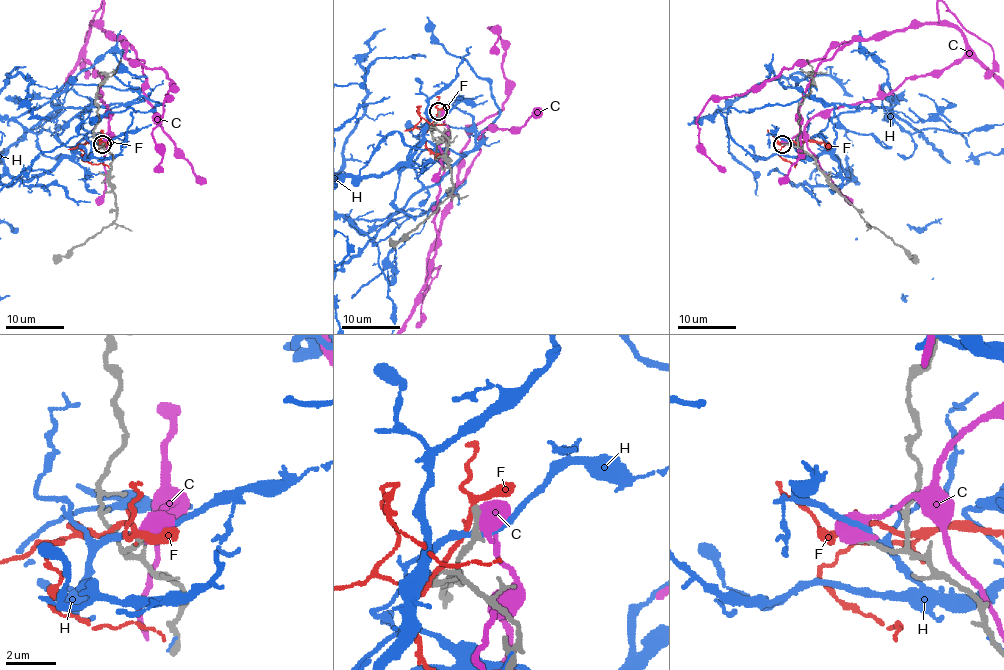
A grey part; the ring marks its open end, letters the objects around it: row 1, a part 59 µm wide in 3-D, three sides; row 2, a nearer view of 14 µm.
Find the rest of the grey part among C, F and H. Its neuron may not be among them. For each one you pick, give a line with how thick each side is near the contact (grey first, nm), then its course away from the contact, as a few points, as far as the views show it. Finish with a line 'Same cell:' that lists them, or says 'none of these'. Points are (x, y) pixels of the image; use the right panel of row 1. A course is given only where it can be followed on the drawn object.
Same cell: none of these

